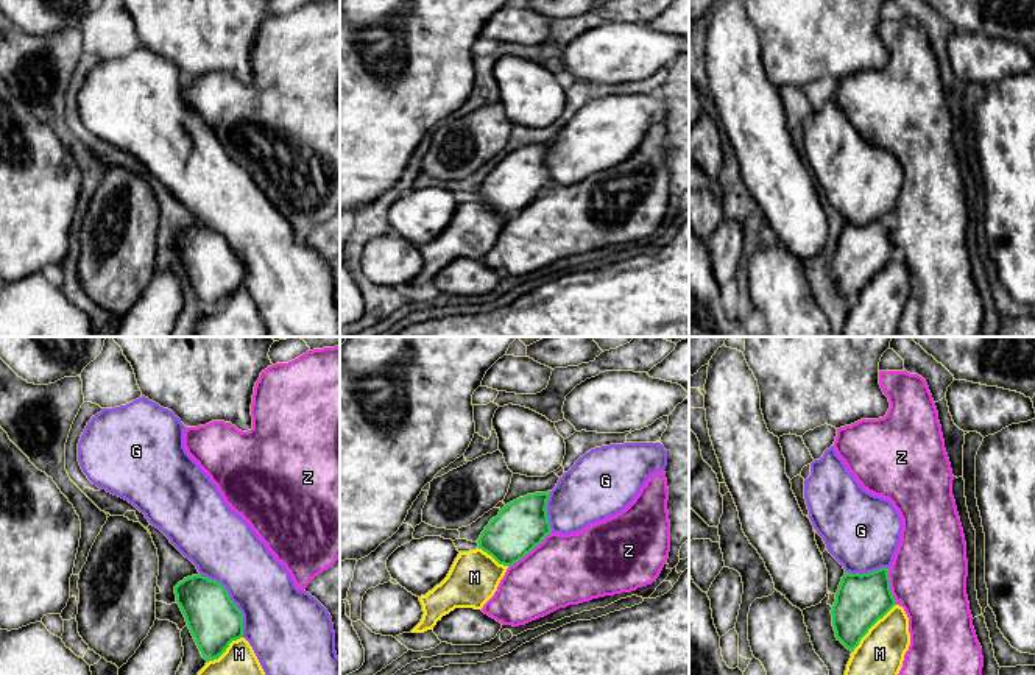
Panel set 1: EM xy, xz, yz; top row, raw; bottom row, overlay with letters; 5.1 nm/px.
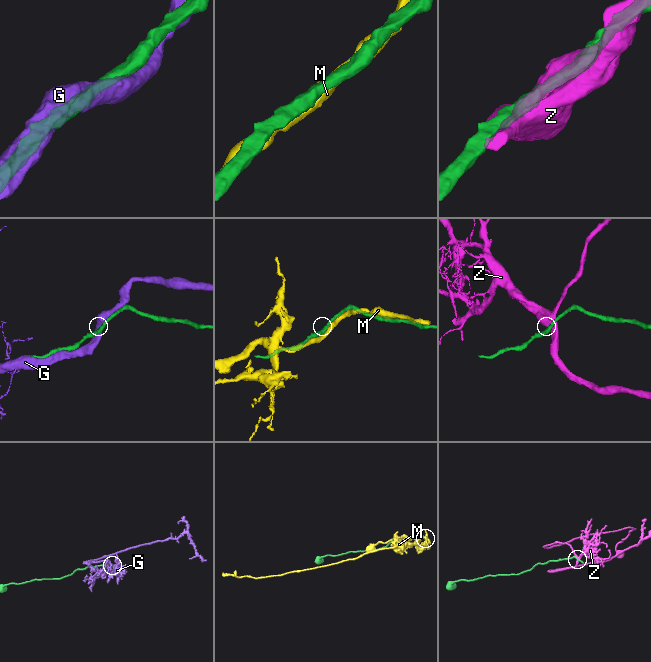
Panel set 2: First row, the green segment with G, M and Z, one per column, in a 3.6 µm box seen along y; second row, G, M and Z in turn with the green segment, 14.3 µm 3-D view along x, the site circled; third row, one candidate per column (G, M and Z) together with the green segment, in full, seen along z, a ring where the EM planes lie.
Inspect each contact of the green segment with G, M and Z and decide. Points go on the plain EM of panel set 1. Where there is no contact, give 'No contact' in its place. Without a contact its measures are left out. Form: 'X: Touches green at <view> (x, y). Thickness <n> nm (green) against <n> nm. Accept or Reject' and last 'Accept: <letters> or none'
G: Touches green at xy (231, 251). Thickness 280 nm (green) against 360 nm. Accept
M: Touches green at yz (870, 278). Thickness 260 nm (green) against 260 nm. Reject
Z: Touches green at xz (529, 203). Thickness 260 nm (green) against 360 nm. Reject
Accept: G

